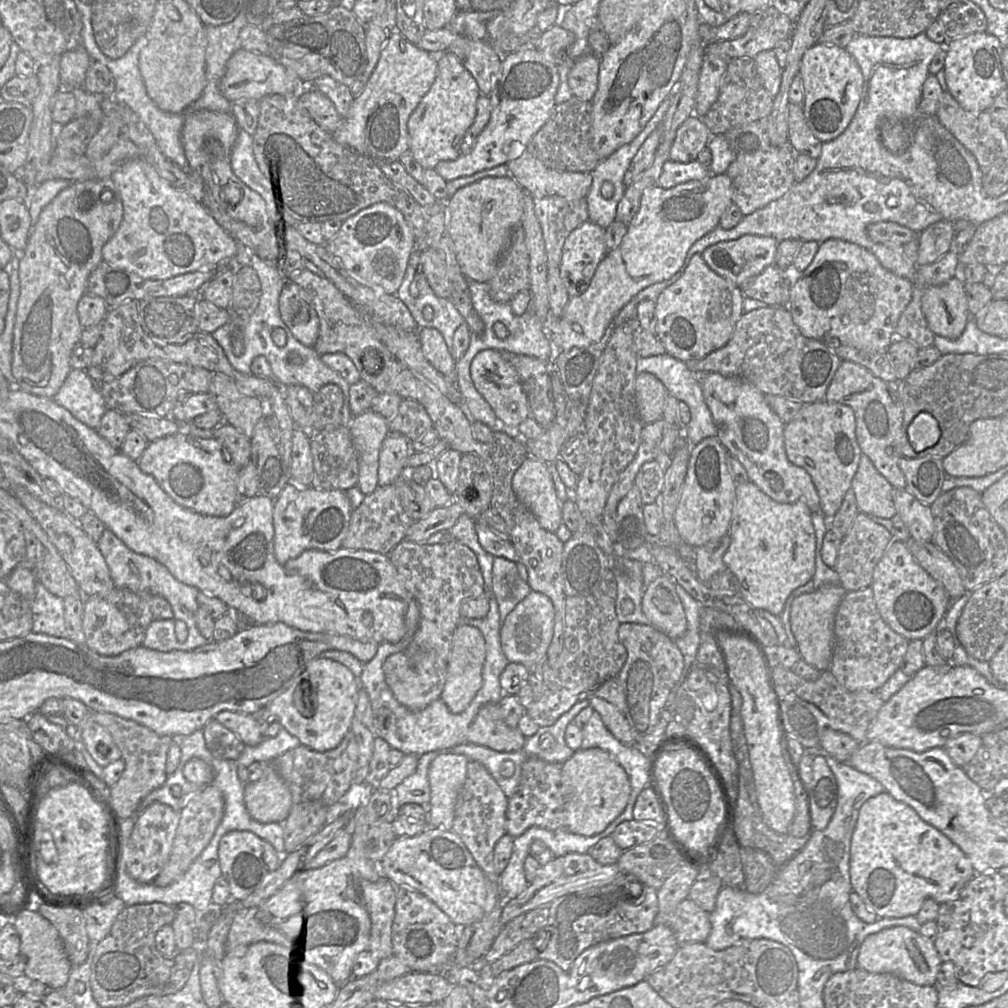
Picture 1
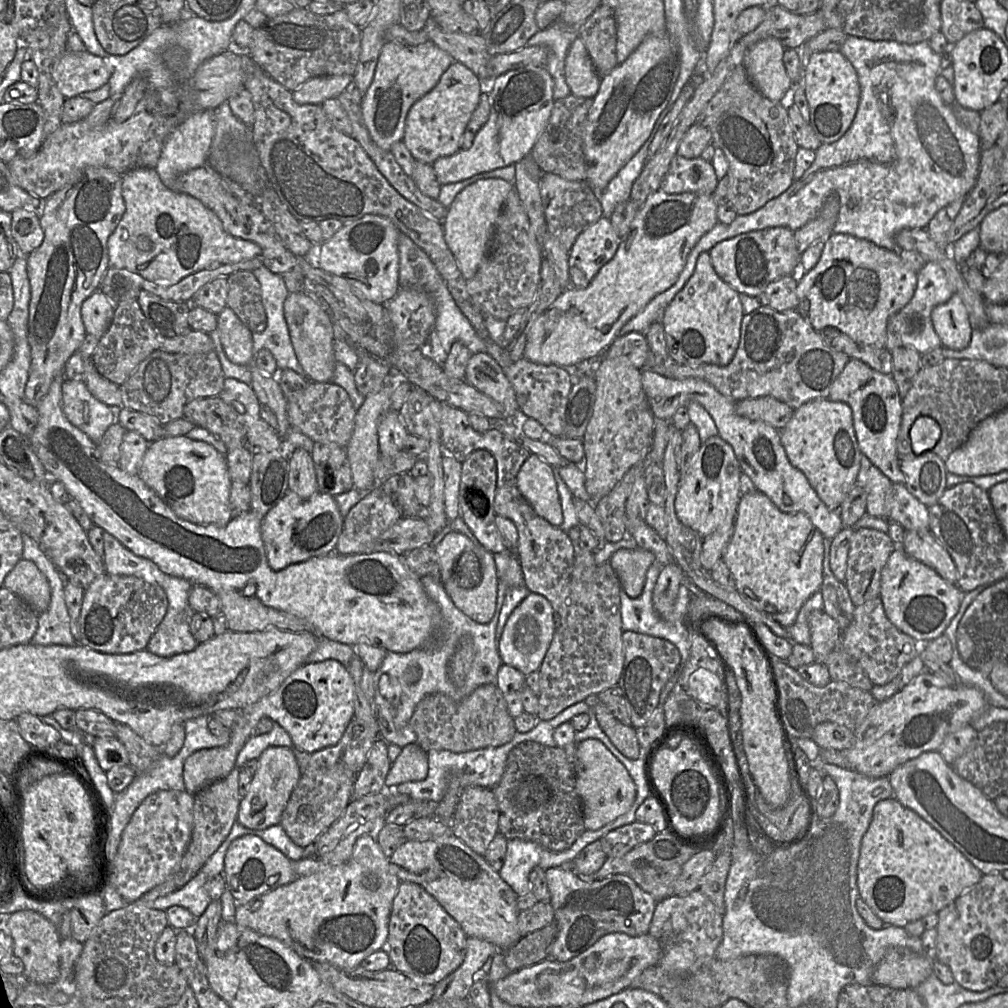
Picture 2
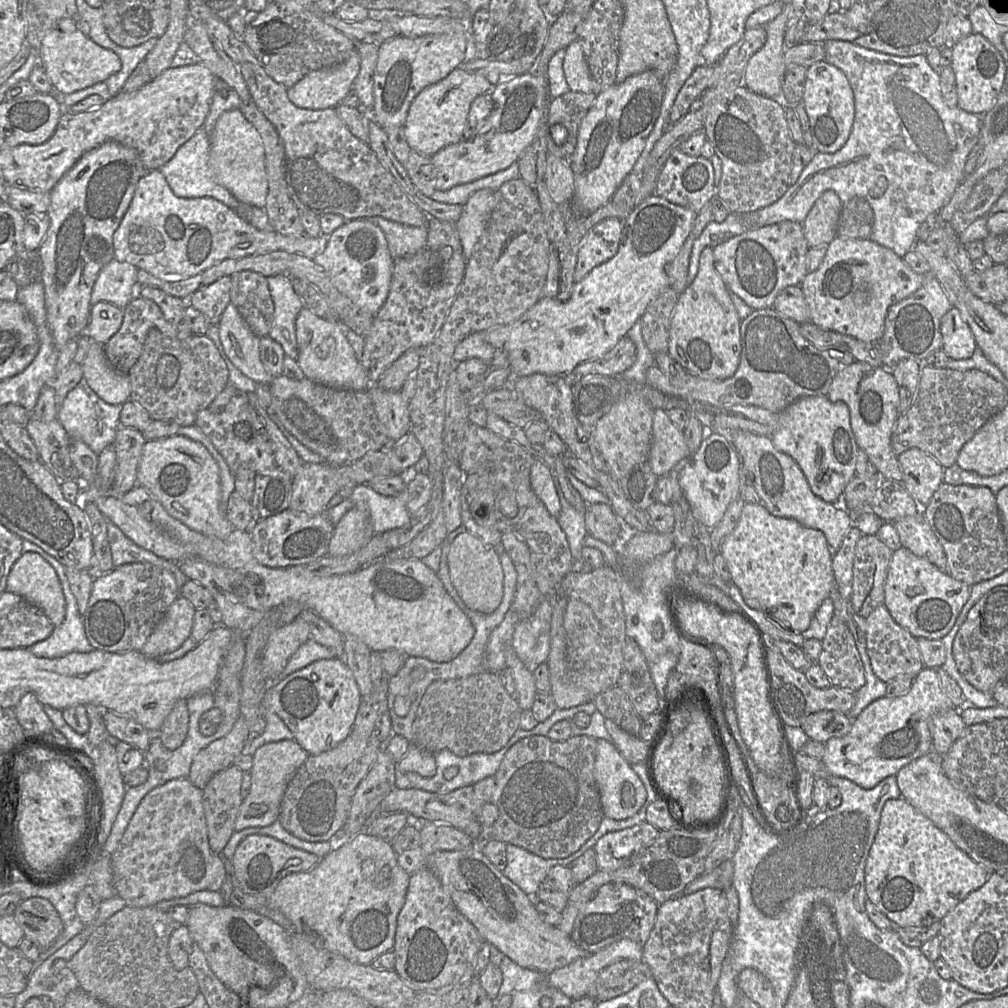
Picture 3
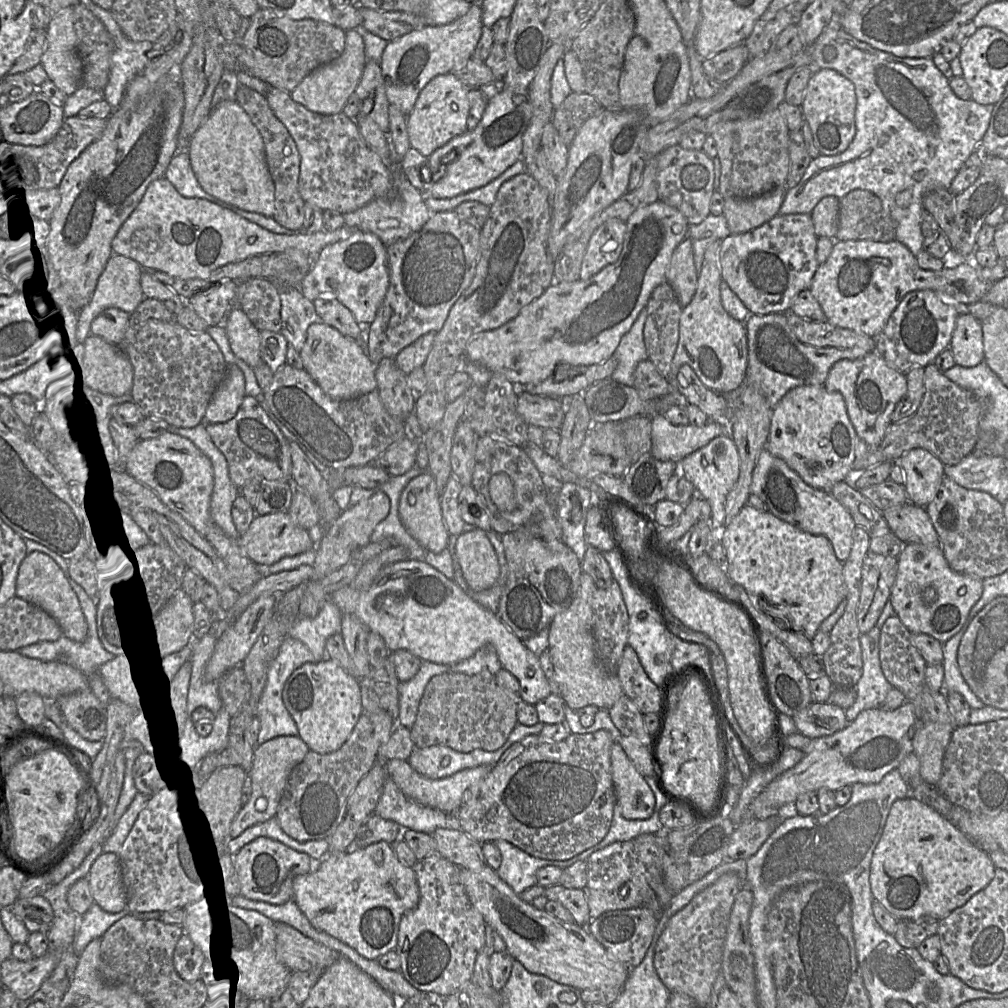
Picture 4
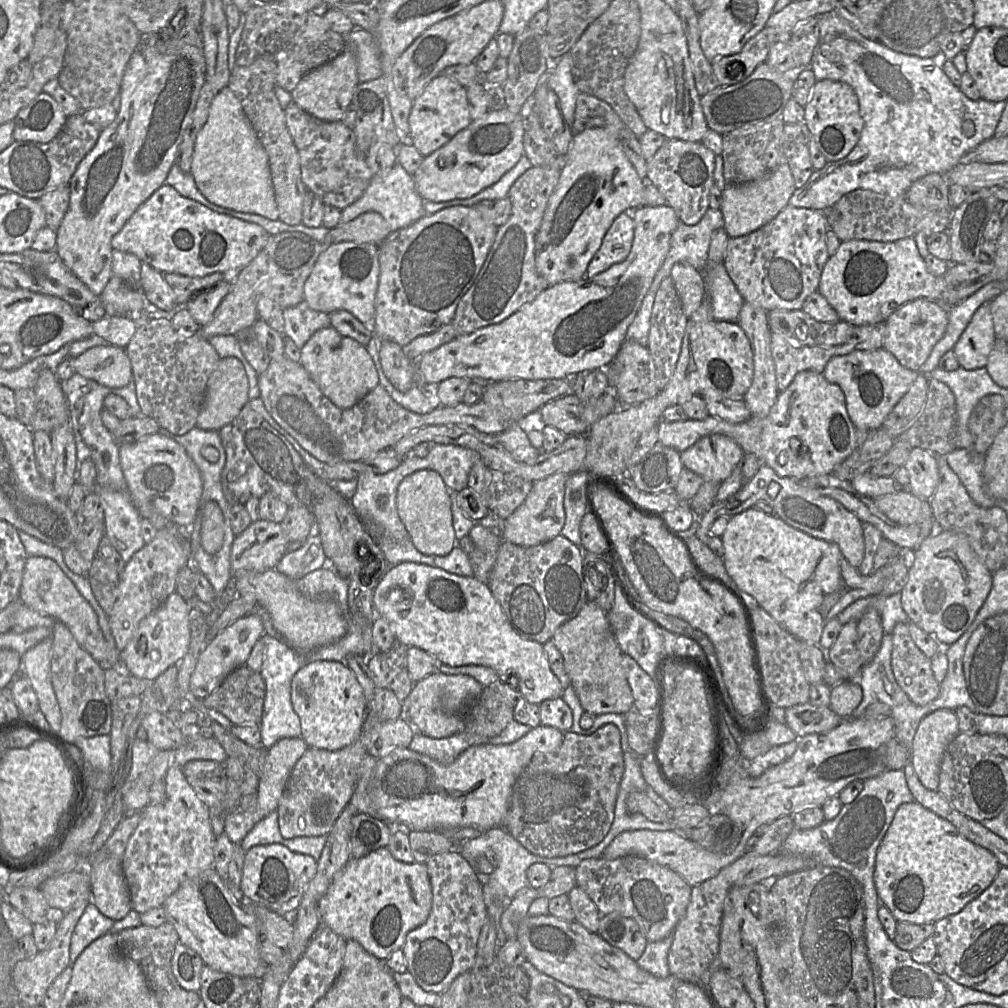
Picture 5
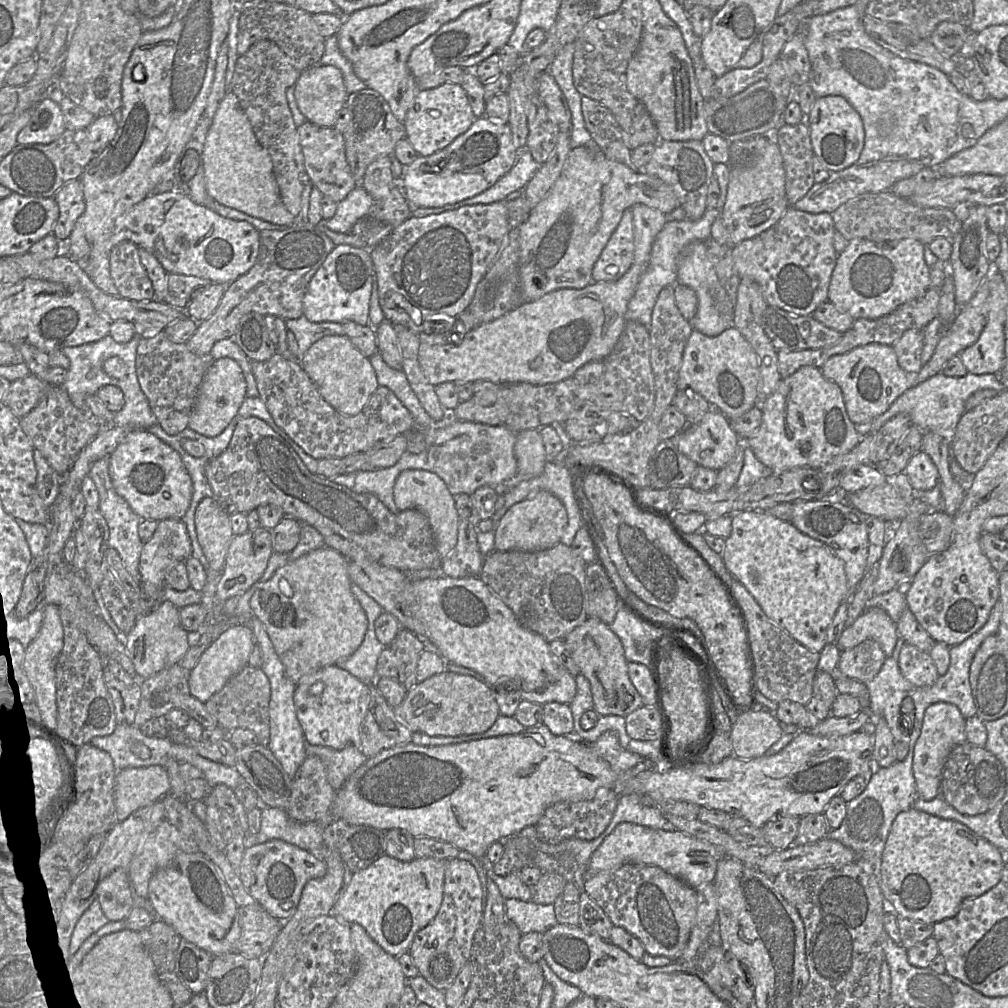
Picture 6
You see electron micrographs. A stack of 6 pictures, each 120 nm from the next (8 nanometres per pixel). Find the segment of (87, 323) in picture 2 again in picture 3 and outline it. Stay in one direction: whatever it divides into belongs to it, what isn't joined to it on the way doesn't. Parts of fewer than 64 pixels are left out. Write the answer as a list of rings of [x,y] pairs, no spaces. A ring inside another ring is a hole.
[[[98,302],[90,308],[85,332],[94,342],[104,345],[119,330],[122,321],[122,309],[108,302]]]

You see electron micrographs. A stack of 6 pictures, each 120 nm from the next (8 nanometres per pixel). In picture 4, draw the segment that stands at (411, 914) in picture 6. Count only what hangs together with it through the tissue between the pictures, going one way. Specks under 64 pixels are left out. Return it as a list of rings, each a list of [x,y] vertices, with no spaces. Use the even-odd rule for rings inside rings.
[[[380,841],[362,848],[351,848],[343,853],[328,854],[321,862],[315,861],[315,870],[307,874],[301,874],[293,879],[293,901],[297,904],[302,913],[307,917],[311,925],[317,930],[323,931],[328,935],[338,939],[348,945],[361,956],[368,960],[377,960],[382,955],[391,950],[395,950],[398,942],[398,932],[401,918],[403,915],[414,909],[419,902],[419,887],[417,884],[416,874],[412,867],[401,863],[396,856],[393,845],[385,841]]]

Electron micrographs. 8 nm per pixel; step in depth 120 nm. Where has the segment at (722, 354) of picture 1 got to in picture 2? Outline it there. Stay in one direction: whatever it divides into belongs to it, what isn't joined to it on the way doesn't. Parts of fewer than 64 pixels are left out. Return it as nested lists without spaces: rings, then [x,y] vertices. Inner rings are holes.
[[[760,305],[743,316],[738,347],[726,366],[686,366],[669,358],[652,370],[670,379],[705,380],[733,402],[771,396],[795,410],[809,401],[827,399],[831,385],[849,360],[845,353],[828,347],[796,310],[777,311]]]

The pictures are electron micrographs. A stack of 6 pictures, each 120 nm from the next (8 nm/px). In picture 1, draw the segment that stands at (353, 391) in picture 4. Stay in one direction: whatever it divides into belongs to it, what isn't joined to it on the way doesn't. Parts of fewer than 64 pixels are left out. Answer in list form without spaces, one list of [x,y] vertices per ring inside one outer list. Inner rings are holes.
[[[287,281],[279,296],[279,310],[293,336],[303,345],[314,347],[319,335],[319,318],[308,292]]]

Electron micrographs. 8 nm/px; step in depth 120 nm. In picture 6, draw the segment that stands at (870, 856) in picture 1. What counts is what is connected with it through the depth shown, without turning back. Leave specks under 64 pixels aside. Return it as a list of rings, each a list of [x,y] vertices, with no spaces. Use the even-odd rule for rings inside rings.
[[[911,807],[896,816],[881,856],[879,882],[887,901],[887,911],[893,911],[898,917],[929,924],[951,918],[958,913],[964,900],[986,893],[1000,881],[1006,860],[998,847],[966,825]]]

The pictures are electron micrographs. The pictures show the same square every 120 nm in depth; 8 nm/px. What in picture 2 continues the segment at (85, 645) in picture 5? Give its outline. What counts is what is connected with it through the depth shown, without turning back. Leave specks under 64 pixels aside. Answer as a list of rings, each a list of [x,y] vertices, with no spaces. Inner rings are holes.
[[[20,559],[4,580],[4,587],[24,600],[38,615],[46,611],[51,601],[51,588],[46,576],[36,564]]]

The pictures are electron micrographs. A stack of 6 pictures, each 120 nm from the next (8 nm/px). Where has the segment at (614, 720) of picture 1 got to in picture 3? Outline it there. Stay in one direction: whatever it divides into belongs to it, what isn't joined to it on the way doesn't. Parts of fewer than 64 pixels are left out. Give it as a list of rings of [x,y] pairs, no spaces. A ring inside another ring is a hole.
[[[605,718],[605,728],[621,756],[629,764],[643,763],[644,768],[649,760],[649,748],[639,736],[634,736],[621,729],[610,719]]]

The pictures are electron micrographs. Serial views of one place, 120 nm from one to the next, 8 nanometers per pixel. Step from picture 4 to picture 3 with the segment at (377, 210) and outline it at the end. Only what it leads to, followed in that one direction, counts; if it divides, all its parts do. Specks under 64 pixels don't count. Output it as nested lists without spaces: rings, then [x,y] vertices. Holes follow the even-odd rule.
[[[380,216],[368,219],[383,231],[393,259],[409,257],[426,245],[427,226],[407,226]]]

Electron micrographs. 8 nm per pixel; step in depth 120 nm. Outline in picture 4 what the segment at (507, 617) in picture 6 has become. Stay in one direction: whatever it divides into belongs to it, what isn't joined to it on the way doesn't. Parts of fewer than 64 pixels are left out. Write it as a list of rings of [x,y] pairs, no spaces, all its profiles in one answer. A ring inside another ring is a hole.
[[[408,558],[389,564],[382,568],[368,590],[358,591],[349,585],[334,591],[330,599],[342,614],[356,615],[371,632],[378,633],[384,639],[390,652],[404,649],[422,661],[453,665],[472,657],[479,648],[490,644],[494,646],[502,668],[519,681],[522,701],[535,705],[551,694],[539,657],[505,626],[497,614],[482,607],[453,580],[448,579],[425,560]]]

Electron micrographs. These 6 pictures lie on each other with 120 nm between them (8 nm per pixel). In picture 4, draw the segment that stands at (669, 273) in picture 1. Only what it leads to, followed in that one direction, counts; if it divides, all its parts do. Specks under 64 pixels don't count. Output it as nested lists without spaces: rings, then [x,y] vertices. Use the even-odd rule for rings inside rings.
[[[657,200],[651,204],[636,209],[626,220],[626,233],[624,236],[623,246],[618,259],[592,277],[586,280],[576,280],[573,282],[553,282],[538,298],[533,300],[528,305],[524,306],[518,315],[509,320],[502,326],[479,332],[474,335],[466,345],[464,357],[468,361],[479,363],[486,367],[491,373],[500,373],[516,386],[523,386],[528,383],[538,383],[546,378],[553,376],[555,371],[561,369],[560,365],[569,364],[573,366],[589,366],[599,364],[610,358],[618,347],[623,335],[631,328],[632,324],[638,317],[639,313],[647,306],[648,300],[653,290],[666,281],[666,272],[676,247],[687,237],[687,231],[690,224],[685,216],[676,208],[667,205],[666,203]]]

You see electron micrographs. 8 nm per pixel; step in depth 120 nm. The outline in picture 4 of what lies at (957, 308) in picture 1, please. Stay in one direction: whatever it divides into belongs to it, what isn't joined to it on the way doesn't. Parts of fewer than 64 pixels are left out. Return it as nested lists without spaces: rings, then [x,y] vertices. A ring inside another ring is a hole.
[[[961,308],[948,347],[955,364],[974,367],[984,361],[983,331],[981,321]]]

